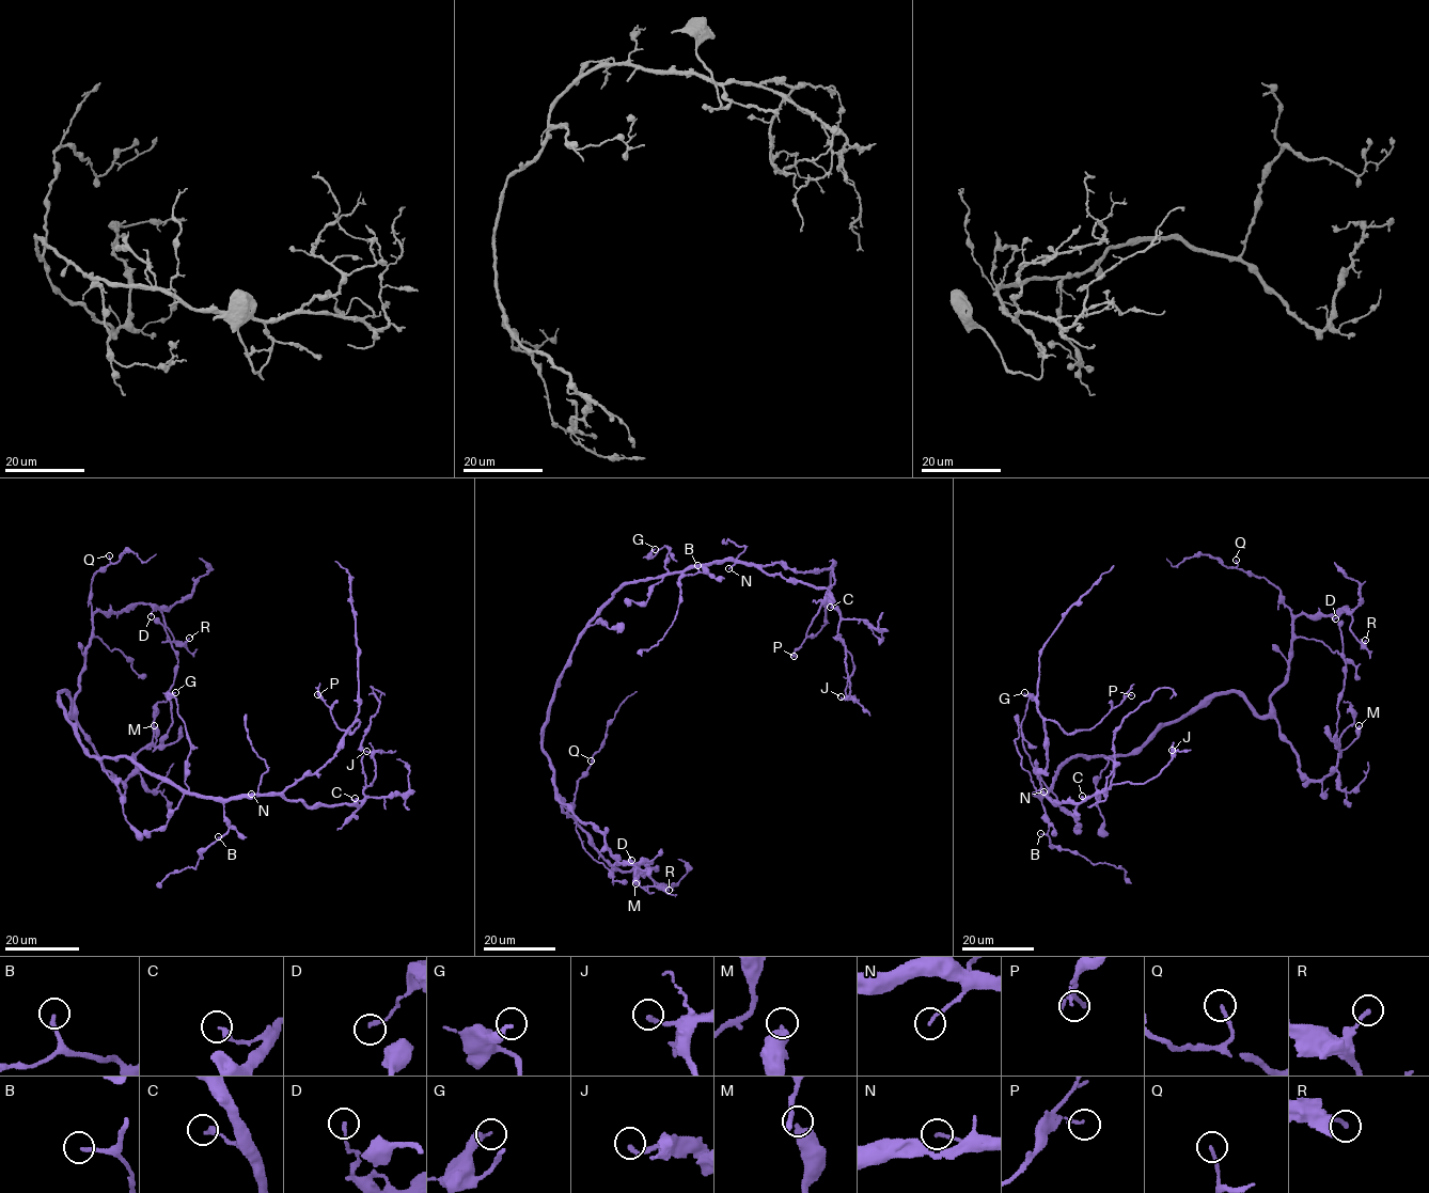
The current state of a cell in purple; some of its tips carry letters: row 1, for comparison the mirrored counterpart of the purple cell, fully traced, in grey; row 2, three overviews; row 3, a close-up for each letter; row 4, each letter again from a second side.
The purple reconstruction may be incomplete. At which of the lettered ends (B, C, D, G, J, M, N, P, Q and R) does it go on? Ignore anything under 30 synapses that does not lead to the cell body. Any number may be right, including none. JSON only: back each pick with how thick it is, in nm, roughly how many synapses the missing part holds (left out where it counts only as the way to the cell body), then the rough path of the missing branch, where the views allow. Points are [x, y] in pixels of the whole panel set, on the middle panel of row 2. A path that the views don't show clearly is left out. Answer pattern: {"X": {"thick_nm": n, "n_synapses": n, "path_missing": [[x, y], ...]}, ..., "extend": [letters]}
{"B": {"thick_nm": 190, "path_missing": [[697, 565], [693, 555], [687, 592], [671, 611], [652, 623], [629, 628], [619, 640], [603, 643]]}, "extend": ["B"]}

